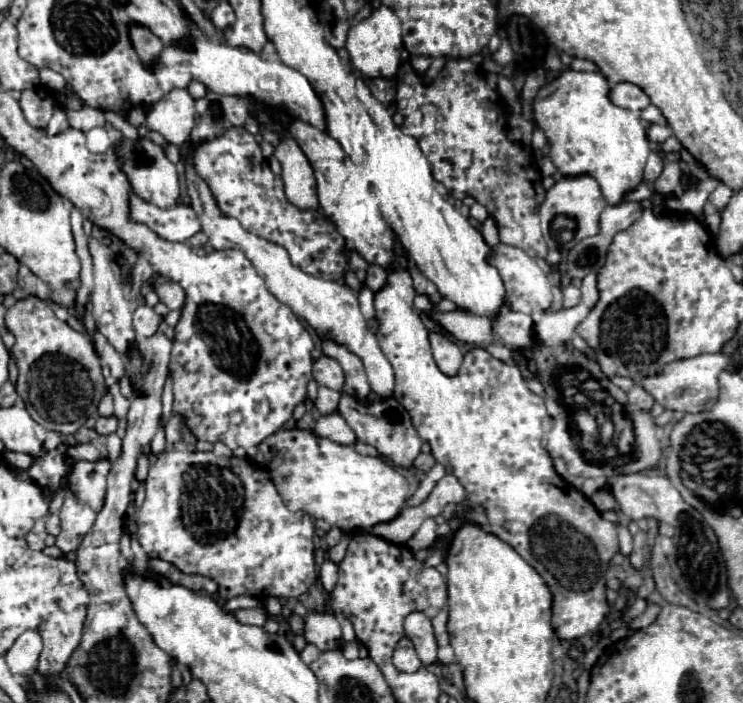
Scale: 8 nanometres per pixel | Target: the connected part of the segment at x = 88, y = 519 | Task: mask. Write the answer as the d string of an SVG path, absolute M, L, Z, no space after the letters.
M67 495L61 509L59 509L61 533L57 535L57 547L63 553L77 551L81 539L91 529L95 515L97 513L89 505L77 503L77 499L73 499L73 495Z

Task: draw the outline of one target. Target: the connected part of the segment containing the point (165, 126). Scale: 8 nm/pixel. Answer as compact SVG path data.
M173 89L155 103L145 117L145 127L161 133L167 143L182 145L190 140L195 123L195 99L185 89Z

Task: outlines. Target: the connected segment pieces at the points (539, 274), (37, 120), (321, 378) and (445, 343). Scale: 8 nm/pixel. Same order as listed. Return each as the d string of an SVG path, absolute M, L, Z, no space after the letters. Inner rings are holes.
M497 243L493 247L493 259L489 259L489 263L493 263L493 267L497 267L503 283L505 283L505 307L506 311L525 311L525 313L543 313L549 311L553 298L559 295L563 298L561 287L549 281L549 272L553 267L544 259L529 257L525 251L511 247L513 245L503 245Z
M25 89L19 97L19 105L23 109L23 115L31 127L45 127L55 111L55 103L41 95L39 91Z
M321 357L313 363L313 377L319 385L325 385L333 391L341 391L345 385L345 375L339 363L331 357Z
M433 333L429 337L429 343L431 343L433 359L435 359L439 371L445 373L445 375L455 375L461 367L461 361L463 361L463 355L461 355L459 347L455 343L451 343L441 333Z

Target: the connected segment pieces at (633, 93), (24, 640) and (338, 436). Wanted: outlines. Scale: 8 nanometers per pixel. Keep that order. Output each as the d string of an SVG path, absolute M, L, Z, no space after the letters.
M629 83L609 85L609 99L613 99L613 103L617 103L617 107L637 109L637 111L641 111L649 105L649 99L645 97L645 93Z
M23 631L21 637L7 651L5 659L13 675L33 675L37 671L39 655L43 651L43 639L39 631Z
M337 411L317 417L313 425L313 435L341 445L353 445L357 441L353 429L345 423L345 419Z

